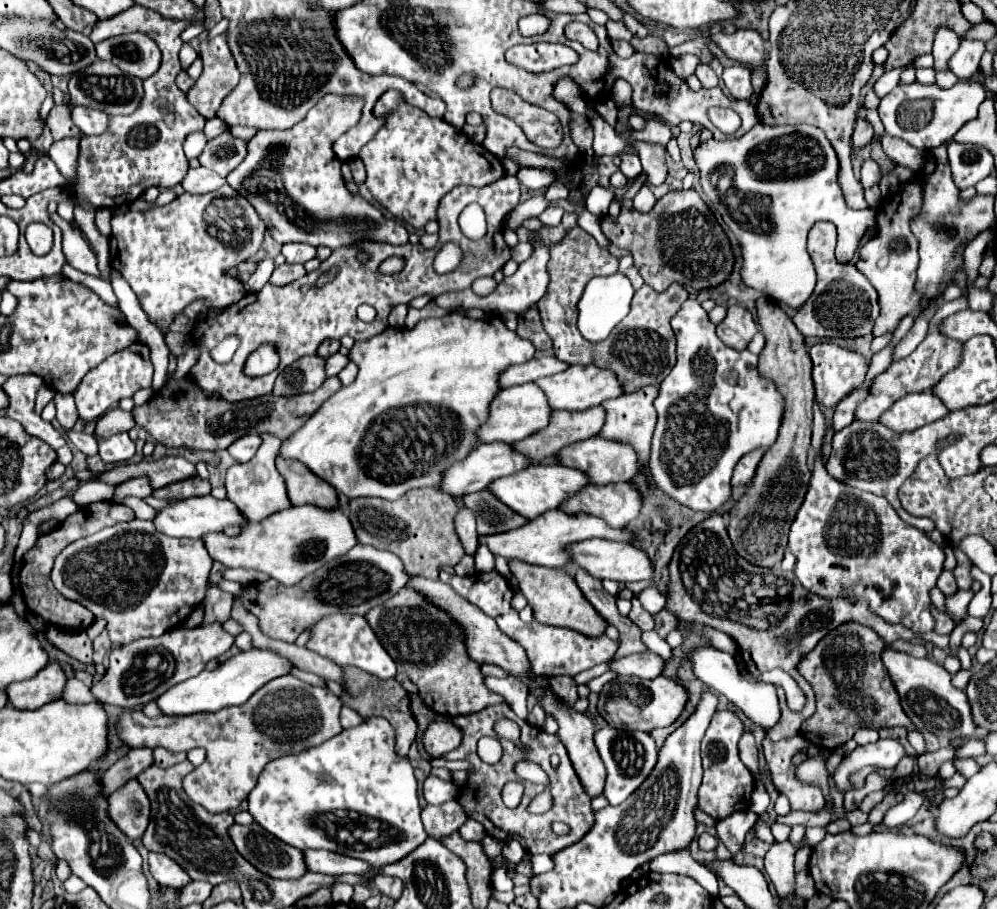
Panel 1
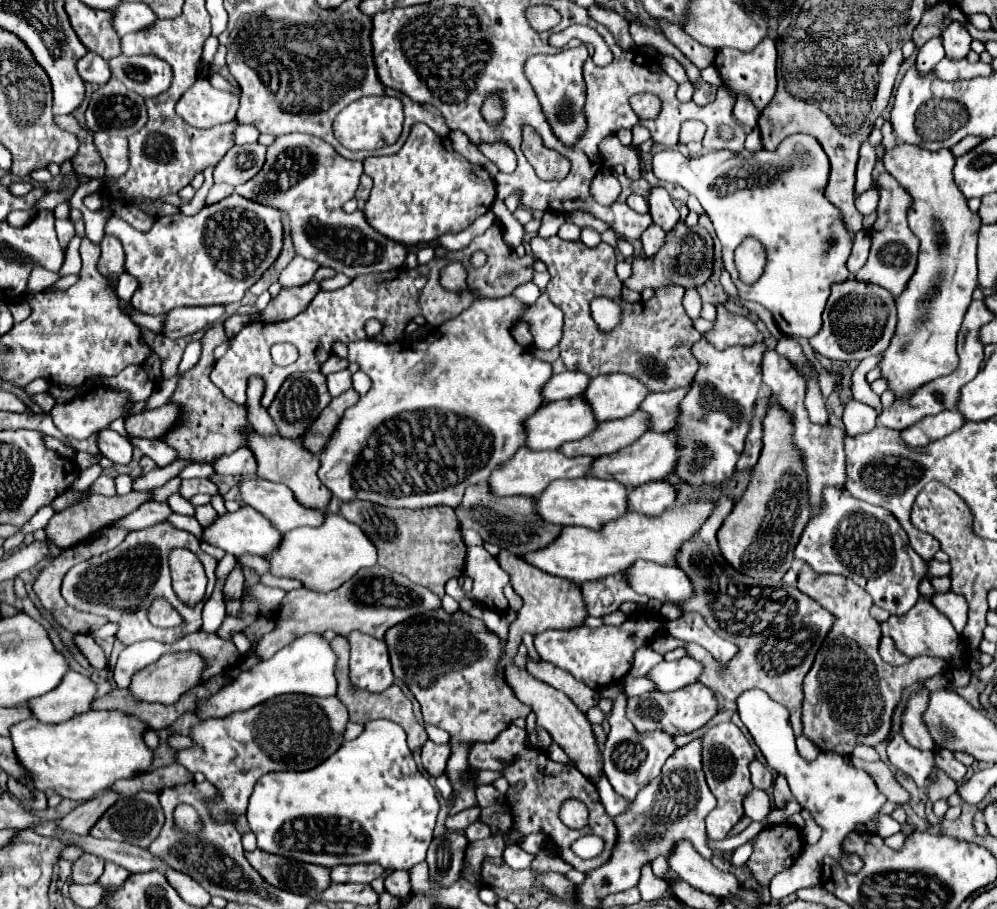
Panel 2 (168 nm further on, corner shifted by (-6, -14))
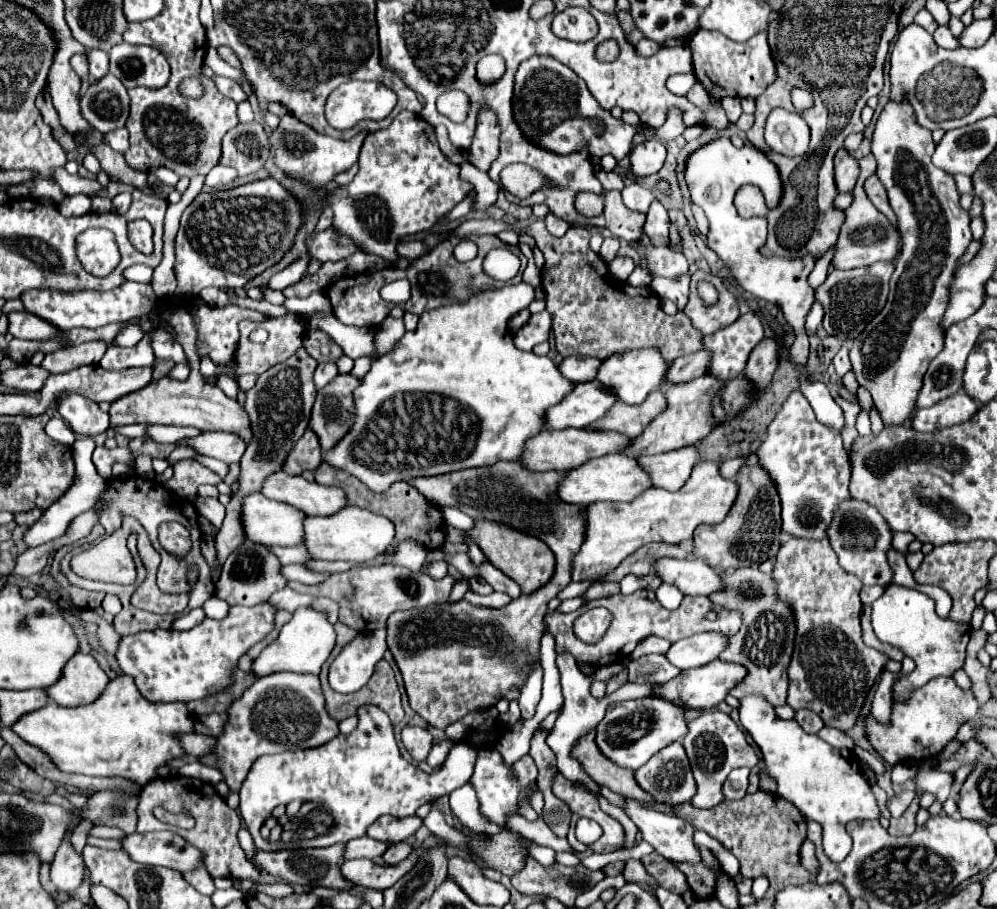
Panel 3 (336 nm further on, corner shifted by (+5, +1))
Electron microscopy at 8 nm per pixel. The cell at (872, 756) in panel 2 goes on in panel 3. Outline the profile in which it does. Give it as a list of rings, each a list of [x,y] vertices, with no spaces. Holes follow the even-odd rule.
[[[823,727],[817,735],[821,739],[825,739],[829,745],[837,747],[837,749],[855,749],[855,741],[843,731],[837,731],[837,729],[831,729],[831,727]]]

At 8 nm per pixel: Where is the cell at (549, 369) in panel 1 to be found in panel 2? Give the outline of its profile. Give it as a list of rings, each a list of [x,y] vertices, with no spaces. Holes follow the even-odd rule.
[[[562,372],[554,374],[552,380],[548,382],[548,388],[544,392],[544,398],[548,402],[552,400],[562,400],[562,398],[574,398],[574,396],[584,396],[586,388],[590,384],[590,376],[584,372]]]

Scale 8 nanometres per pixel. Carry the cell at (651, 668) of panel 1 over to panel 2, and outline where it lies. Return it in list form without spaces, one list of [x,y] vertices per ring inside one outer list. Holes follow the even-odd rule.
[[[684,656],[682,660],[676,660],[676,662],[660,662],[658,666],[650,670],[648,676],[656,682],[658,690],[672,692],[672,690],[678,690],[696,682],[702,670],[704,666],[698,660]]]

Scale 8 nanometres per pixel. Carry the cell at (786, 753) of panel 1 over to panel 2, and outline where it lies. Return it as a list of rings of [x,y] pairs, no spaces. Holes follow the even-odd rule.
[[[800,812],[802,818],[806,820],[804,826],[804,838],[808,844],[816,844],[820,840],[820,828],[816,828],[816,824],[812,824],[812,820],[808,820],[808,812]]]

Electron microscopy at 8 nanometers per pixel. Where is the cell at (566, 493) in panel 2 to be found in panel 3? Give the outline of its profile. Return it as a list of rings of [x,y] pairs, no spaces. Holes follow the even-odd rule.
[[[605,455],[595,461],[587,461],[577,469],[567,471],[557,483],[557,497],[571,505],[591,505],[597,501],[623,503],[623,501],[633,501],[649,487],[651,487],[651,481],[647,473],[637,465],[635,459],[623,457],[623,455]]]

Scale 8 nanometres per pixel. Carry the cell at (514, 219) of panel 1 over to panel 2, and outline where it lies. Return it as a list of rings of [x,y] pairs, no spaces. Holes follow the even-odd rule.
[[[494,200],[490,210],[498,216],[498,220],[502,222],[504,226],[504,240],[510,248],[518,248],[522,244],[522,238],[524,238],[524,228],[522,224],[512,216],[512,212],[504,206],[502,200]]]

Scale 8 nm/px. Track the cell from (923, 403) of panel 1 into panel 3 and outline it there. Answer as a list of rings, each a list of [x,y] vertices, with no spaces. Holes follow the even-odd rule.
[[[957,391],[955,395],[949,395],[947,399],[927,409],[917,409],[917,413],[913,413],[913,417],[909,419],[909,425],[915,431],[935,431],[967,421],[977,409],[979,403],[975,399],[965,395],[965,391]]]

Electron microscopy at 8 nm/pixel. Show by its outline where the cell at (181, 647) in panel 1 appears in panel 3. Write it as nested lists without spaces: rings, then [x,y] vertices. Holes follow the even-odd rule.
[[[243,541],[223,563],[221,577],[215,583],[215,597],[227,601],[231,607],[233,605],[245,605],[245,607],[259,605],[261,601],[267,601],[271,593],[285,587],[287,579],[279,573],[279,567],[281,563],[277,561],[275,555],[267,551],[267,547],[251,543],[251,541]]]

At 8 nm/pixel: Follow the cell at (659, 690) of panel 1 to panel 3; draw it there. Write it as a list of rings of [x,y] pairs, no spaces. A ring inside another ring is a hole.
[[[711,661],[709,665],[683,671],[683,675],[677,675],[673,681],[669,681],[665,685],[657,685],[653,689],[653,697],[665,697],[673,705],[681,705],[683,709],[705,711],[705,709],[713,709],[717,703],[721,703],[725,699],[727,691],[743,677],[745,677],[745,667],[735,665],[735,663]]]

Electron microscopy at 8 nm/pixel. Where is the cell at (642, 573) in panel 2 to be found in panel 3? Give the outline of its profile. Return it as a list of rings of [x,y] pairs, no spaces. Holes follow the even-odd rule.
[[[657,559],[653,571],[663,583],[675,585],[683,595],[711,595],[723,587],[719,575],[701,559]]]

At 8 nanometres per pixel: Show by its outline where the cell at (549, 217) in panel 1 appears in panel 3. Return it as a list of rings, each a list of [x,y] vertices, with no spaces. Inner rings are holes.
[[[547,213],[547,217],[545,217],[545,227],[547,227],[547,231],[549,231],[551,235],[555,235],[555,237],[565,235],[565,231],[569,229],[567,221],[563,221],[561,217],[557,217],[555,213]]]

